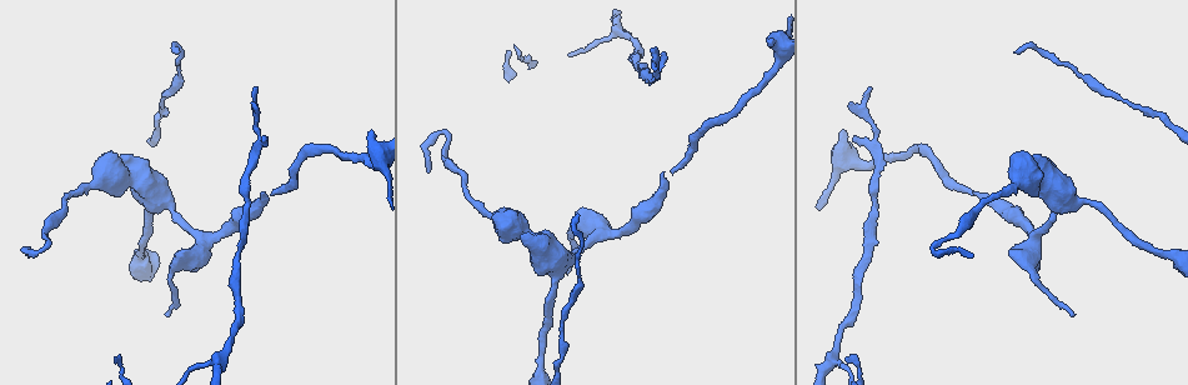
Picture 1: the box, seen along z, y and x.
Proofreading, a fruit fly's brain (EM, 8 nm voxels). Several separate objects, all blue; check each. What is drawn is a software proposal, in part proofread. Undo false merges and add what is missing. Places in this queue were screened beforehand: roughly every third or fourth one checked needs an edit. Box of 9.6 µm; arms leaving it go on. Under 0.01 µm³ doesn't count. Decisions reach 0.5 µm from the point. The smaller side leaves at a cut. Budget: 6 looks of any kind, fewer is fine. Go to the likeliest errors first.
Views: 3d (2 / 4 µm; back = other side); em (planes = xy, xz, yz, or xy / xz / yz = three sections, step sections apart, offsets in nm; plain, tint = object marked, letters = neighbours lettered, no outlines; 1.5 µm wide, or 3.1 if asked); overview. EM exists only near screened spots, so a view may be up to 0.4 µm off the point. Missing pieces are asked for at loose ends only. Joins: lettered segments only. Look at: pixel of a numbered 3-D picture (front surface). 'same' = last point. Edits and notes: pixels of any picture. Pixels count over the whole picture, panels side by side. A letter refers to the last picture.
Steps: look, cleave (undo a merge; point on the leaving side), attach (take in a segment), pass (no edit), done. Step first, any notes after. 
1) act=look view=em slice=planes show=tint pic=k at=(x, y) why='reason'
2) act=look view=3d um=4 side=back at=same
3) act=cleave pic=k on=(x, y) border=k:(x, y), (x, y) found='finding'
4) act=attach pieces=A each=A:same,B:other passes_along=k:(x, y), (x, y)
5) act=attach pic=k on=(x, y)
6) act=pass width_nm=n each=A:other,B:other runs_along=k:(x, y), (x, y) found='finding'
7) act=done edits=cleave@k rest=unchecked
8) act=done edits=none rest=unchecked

act=look view=3d um=2 side=back pic=1 at=(177, 53) why='thin end'

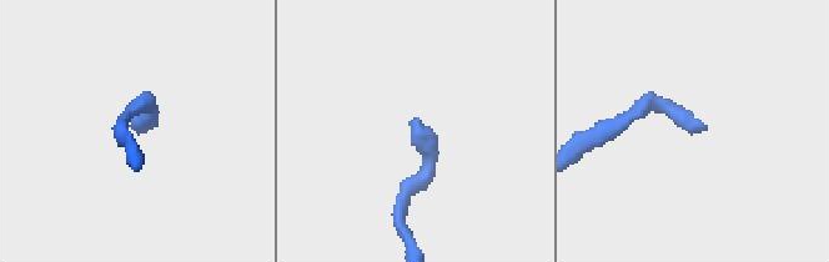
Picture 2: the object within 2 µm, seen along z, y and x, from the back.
act=look view=em slice=planes show=tint pic=2 at=(706, 125) why='shape alone is not enough'

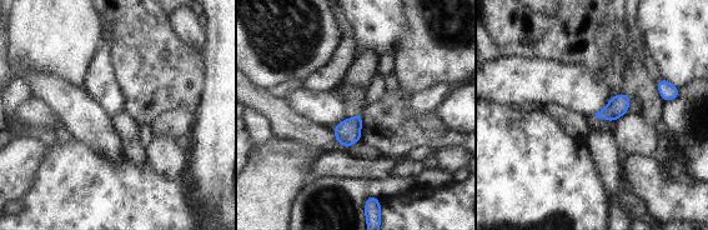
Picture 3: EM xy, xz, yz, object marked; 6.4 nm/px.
act=look view=em slice=planes show=letters at=same why='see the neighbours'

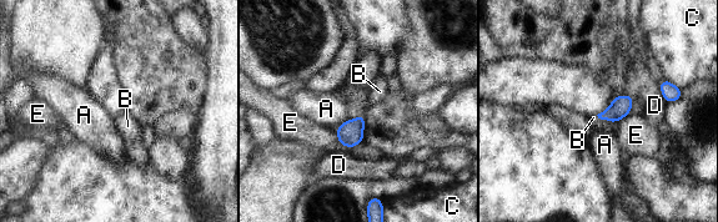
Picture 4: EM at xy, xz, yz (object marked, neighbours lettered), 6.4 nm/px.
act=pass longest_contact=E:150nm each=A:other,B:other,C:other,D:other,E:other found='no lettered segment goes on from it'

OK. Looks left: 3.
act=look view=3d um=2 pic=1 at=(170, 314) why='tapers out'

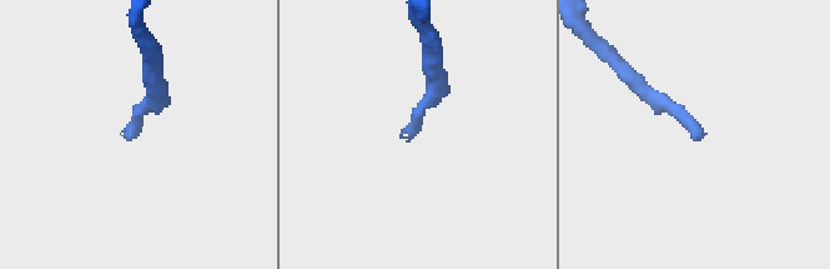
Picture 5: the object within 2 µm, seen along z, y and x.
act=look view=em slice=planes show=plain pic=5 at=(410, 141)

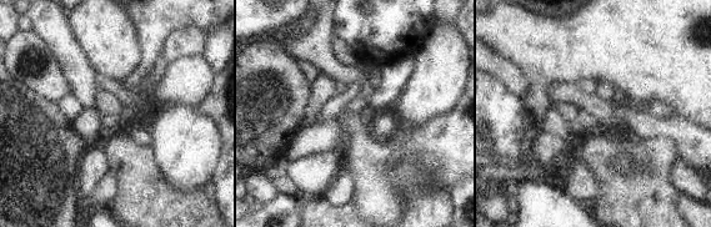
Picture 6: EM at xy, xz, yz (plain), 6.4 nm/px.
act=look view=em slice=planes show=letters at=same

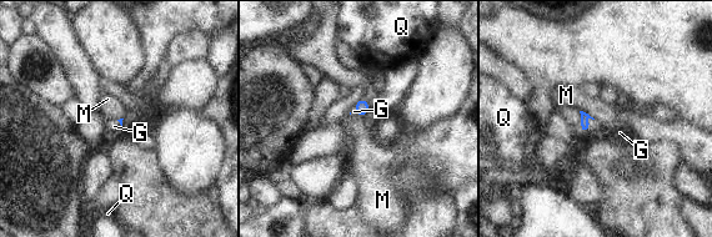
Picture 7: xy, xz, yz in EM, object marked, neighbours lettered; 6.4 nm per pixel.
act=attach pic=7 on=(620, 132) longest_contact=M:120nm each=G:same,M:other,Q:other passes_along=7:(585, 116), (587, 122), (620, 132) found='the cell continues'

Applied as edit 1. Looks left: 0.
act=done edits=attach@7 rest=unchecked

